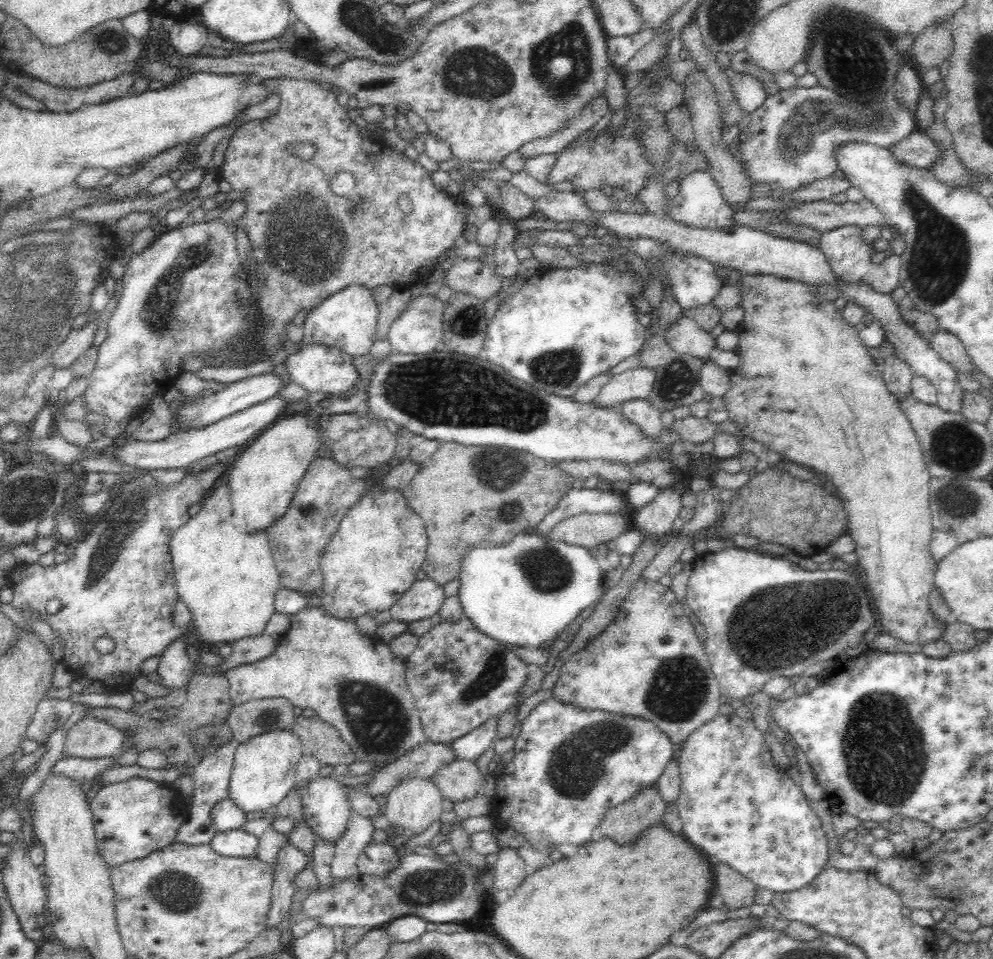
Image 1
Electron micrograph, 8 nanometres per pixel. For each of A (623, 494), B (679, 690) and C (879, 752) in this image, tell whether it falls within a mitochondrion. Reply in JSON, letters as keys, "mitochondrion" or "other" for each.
{"A":"other","B":"mitochondrion","C":"mitochondrion"}

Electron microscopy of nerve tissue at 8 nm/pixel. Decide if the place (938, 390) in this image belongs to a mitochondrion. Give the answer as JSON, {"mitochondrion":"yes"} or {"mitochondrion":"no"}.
{"mitochondrion":"no"}

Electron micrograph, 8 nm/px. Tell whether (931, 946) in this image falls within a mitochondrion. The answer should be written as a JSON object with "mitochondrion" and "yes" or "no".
{"mitochondrion":"no"}

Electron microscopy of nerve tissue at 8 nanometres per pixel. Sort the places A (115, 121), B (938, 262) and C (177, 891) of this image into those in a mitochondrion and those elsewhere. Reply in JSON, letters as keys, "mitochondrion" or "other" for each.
{"A":"other","B":"mitochondrion","C":"mitochondrion"}

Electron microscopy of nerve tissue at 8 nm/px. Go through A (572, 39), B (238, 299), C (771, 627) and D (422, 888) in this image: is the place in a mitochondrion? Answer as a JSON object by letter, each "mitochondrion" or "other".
{"A":"mitochondrion","B":"mitochondrion","C":"mitochondrion","D":"mitochondrion"}

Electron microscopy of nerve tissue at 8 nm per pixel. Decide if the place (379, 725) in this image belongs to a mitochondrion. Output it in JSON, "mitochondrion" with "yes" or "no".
{"mitochondrion":"yes"}

